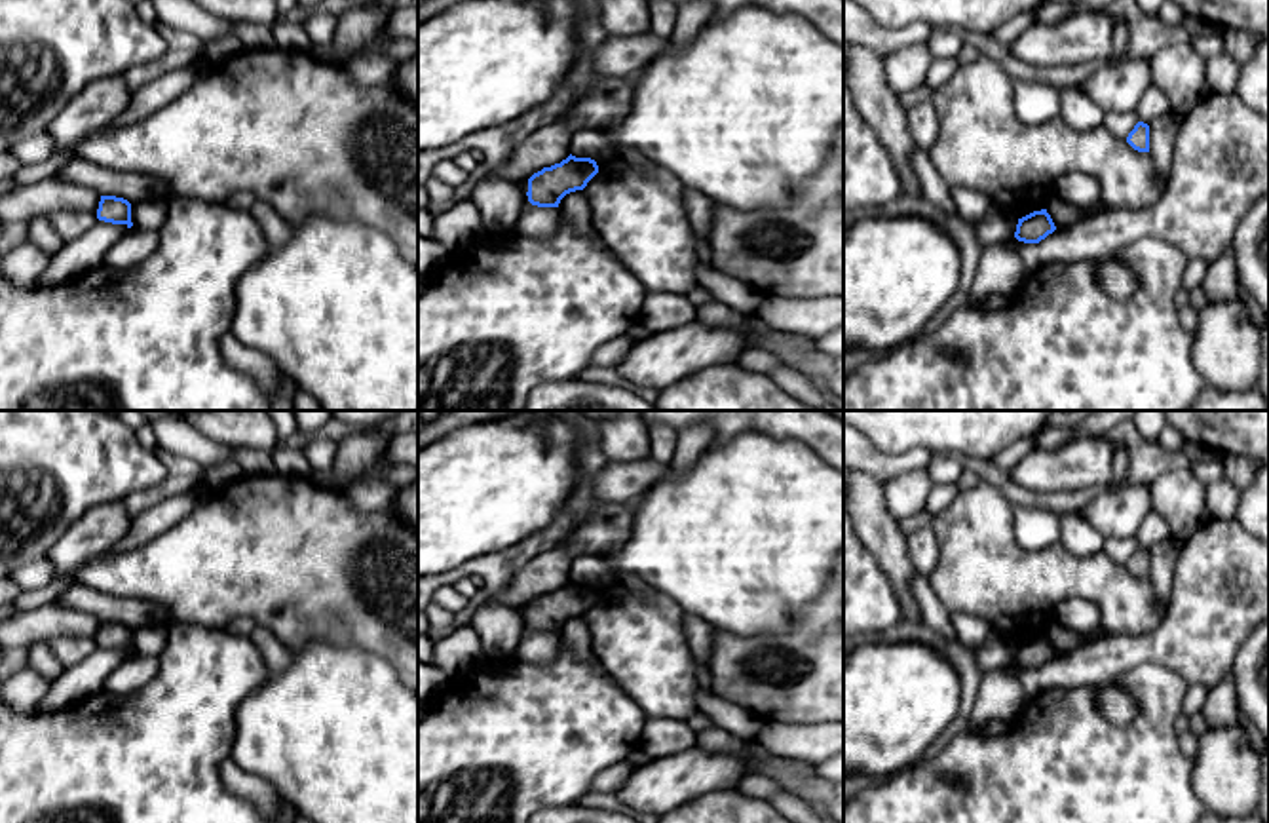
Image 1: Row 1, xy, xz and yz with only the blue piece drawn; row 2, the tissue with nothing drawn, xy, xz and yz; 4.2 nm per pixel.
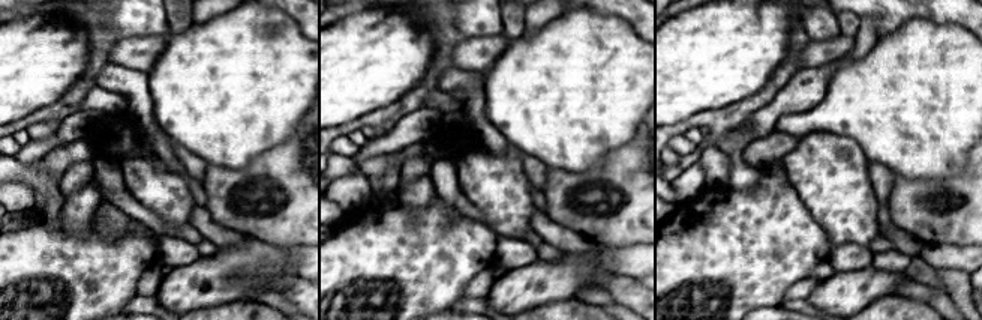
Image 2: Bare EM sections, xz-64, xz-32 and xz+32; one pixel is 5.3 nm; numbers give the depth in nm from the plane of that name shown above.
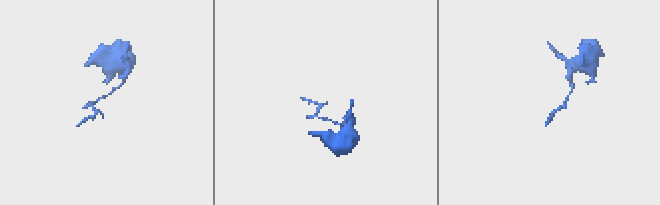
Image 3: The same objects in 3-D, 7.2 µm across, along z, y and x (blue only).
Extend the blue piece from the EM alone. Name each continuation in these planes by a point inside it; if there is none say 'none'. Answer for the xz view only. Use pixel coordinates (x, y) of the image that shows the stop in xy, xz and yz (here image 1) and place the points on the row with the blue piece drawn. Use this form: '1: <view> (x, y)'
none

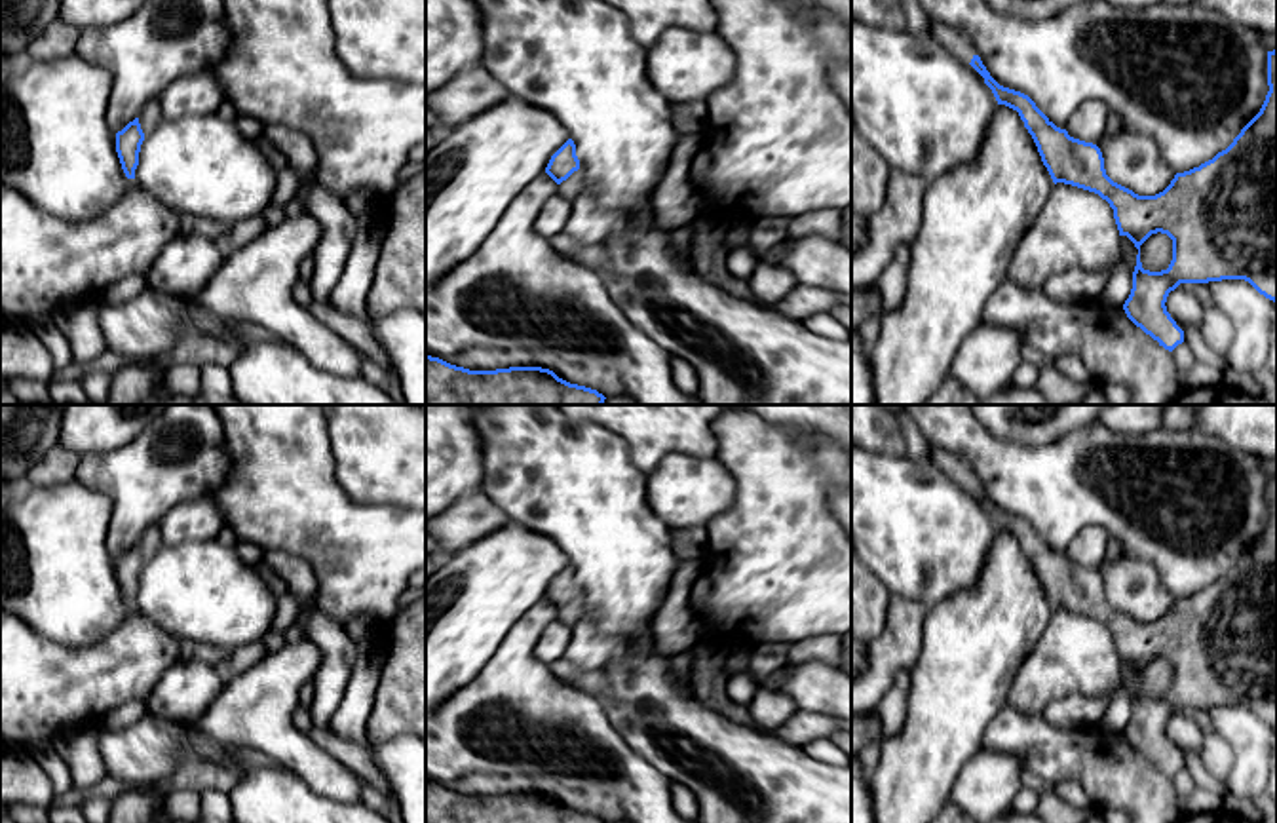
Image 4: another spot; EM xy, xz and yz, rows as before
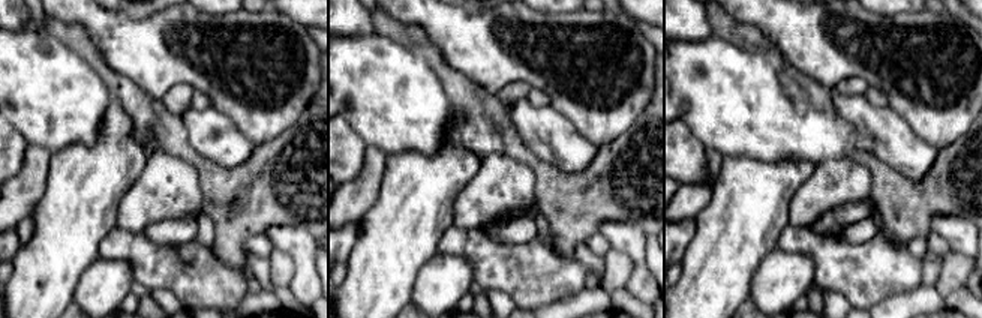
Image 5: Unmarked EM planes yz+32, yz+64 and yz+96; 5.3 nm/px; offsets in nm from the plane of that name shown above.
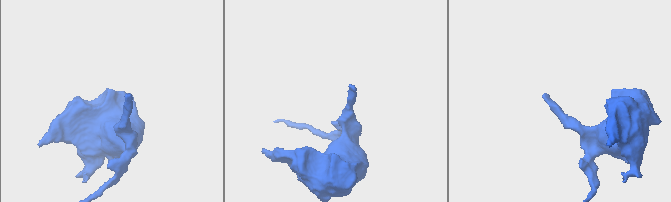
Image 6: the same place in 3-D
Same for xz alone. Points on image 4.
1: xz (569, 189)

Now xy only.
1: xy (151, 114)

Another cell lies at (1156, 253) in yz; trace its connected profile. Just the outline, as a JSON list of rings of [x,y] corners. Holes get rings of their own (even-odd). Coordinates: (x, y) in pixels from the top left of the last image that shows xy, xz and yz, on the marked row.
[[[1152,234],[1140,245],[1140,262],[1144,270],[1161,272],[1167,270],[1172,260],[1172,239],[1167,234]]]

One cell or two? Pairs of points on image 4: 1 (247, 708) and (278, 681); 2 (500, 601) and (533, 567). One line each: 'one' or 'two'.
1: one
2: one

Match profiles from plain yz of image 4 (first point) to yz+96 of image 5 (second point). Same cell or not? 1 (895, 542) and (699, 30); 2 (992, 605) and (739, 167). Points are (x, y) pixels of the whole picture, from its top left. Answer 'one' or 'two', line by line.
1: two
2: one

